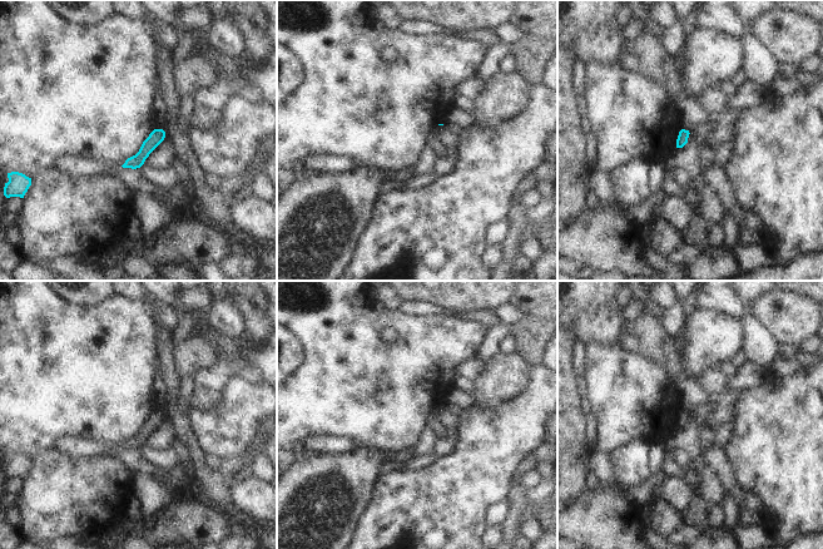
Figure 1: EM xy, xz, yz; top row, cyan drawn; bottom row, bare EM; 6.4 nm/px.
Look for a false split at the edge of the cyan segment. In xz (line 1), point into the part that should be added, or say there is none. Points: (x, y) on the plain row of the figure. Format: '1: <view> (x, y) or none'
1: none

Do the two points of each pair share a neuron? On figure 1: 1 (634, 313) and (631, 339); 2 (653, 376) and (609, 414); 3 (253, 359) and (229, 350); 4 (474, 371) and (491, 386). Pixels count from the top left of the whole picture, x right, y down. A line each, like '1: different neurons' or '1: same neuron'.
1: different neurons
2: same neuron
3: same neuron
4: different neurons

